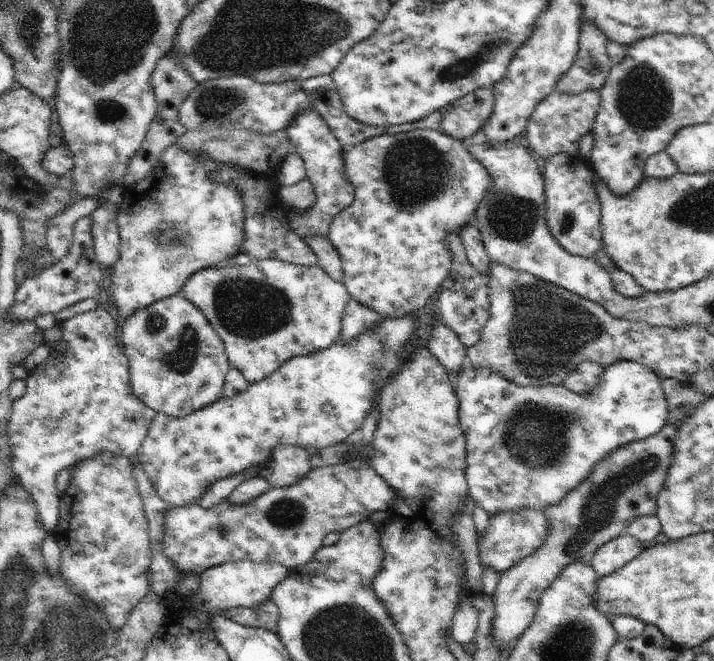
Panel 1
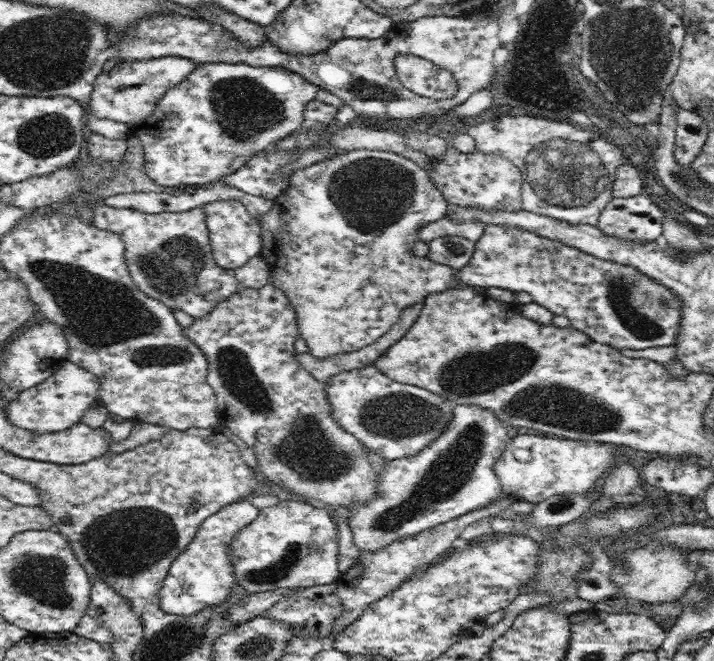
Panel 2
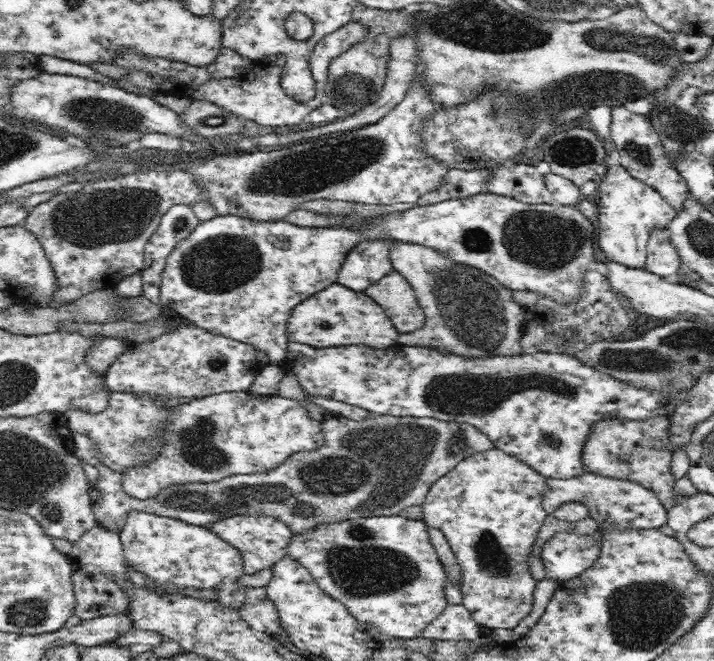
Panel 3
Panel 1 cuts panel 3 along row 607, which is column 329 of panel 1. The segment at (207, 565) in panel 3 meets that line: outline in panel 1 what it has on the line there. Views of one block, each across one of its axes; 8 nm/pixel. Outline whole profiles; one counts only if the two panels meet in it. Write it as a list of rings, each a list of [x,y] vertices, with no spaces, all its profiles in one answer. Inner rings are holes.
[[[428,129],[383,134],[345,148],[344,172],[356,188],[354,202],[332,220],[327,237],[340,256],[346,290],[354,302],[368,306],[382,320],[410,316],[438,293],[448,276],[452,254],[444,238],[474,223],[476,208],[492,186],[492,174],[486,172],[463,141]]]

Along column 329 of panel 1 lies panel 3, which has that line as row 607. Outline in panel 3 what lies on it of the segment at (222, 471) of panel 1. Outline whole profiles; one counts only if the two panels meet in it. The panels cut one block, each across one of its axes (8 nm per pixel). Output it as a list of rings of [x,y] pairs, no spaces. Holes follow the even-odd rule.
[[[373,515],[330,525],[319,525],[316,529],[294,534],[288,544],[288,556],[308,569],[317,586],[325,594],[348,607],[348,611],[361,624],[373,624],[382,634],[399,639],[422,637],[424,628],[436,620],[448,606],[445,587],[447,574],[430,542],[430,528],[423,520],[408,520],[404,516]]]

